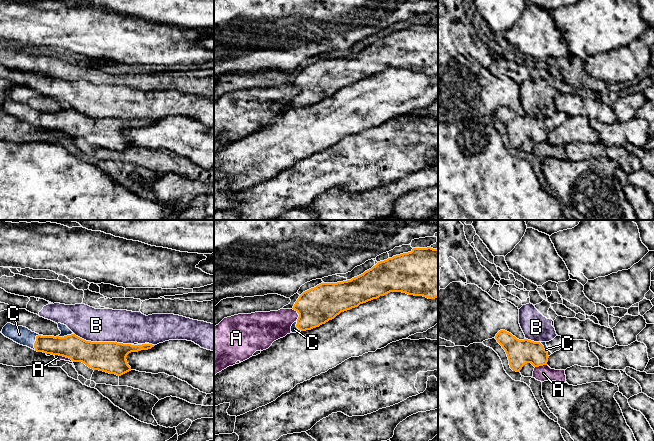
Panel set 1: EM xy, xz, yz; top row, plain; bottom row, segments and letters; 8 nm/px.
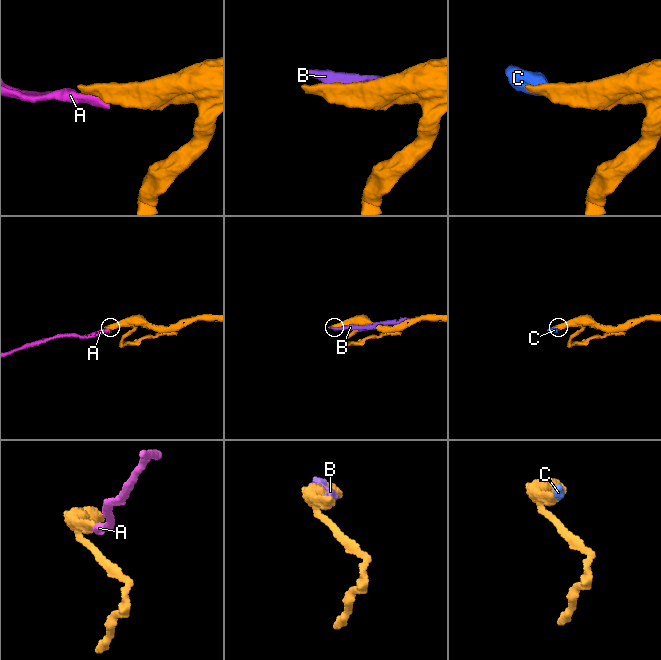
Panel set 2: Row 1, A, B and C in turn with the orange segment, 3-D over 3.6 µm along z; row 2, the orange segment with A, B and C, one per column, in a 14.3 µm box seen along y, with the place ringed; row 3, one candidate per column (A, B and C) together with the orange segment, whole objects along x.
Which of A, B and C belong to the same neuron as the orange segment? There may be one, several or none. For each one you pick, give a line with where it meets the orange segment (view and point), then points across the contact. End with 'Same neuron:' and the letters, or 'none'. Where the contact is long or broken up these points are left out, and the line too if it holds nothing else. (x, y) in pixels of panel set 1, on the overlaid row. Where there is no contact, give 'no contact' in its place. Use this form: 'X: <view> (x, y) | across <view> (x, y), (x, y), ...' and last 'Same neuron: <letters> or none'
C: xy (35, 342)
Same neuron: C

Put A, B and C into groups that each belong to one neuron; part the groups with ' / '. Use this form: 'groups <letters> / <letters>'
groups A / B / C

